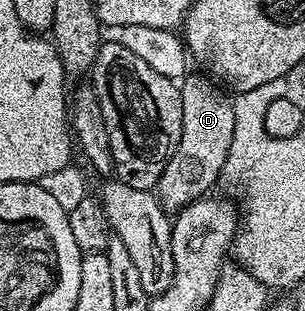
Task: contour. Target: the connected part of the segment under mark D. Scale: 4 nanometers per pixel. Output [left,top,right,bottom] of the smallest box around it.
[154,72,234,211]

